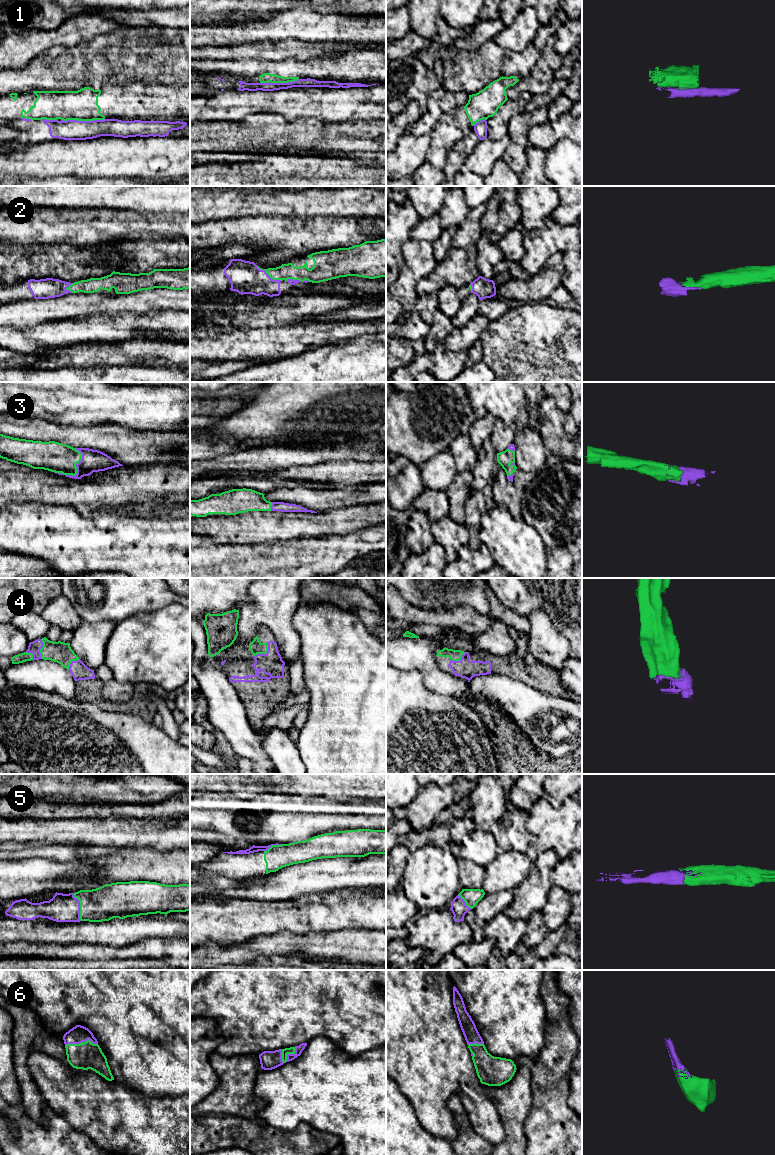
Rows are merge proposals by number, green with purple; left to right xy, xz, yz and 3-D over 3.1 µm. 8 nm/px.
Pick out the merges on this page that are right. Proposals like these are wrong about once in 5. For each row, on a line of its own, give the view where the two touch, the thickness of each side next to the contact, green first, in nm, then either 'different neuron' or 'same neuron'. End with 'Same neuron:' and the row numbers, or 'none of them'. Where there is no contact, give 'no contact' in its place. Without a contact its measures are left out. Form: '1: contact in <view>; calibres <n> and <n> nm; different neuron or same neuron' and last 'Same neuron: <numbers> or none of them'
1: contact in xy; calibres 260 and 160 nm; different neuron
2: contact in xz; calibres 130 and 260 nm; same neuron
3: contact in xy; calibres 240 and 180 nm; same neuron
4: contact in xz; calibres 110 and 190 nm; same neuron
5: contact in xy; calibres 280 and 220 nm; same neuron
6: contact in xz; calibres 60 and 60 nm; same neuron
Same neuron: 2, 3, 4, 5, 6

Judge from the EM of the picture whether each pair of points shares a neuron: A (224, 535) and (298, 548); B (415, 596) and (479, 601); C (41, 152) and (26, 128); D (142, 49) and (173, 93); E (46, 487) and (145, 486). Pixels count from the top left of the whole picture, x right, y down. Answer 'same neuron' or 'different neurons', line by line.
A: different neurons
B: same neuron
C: different neurons
D: different neurons
E: same neuron

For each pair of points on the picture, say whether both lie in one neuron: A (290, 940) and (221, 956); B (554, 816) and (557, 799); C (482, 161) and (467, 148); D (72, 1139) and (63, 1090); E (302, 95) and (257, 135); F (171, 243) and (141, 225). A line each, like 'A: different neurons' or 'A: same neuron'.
A: same neuron
B: different neurons
C: different neurons
D: different neurons
E: different neurons
F: different neurons

